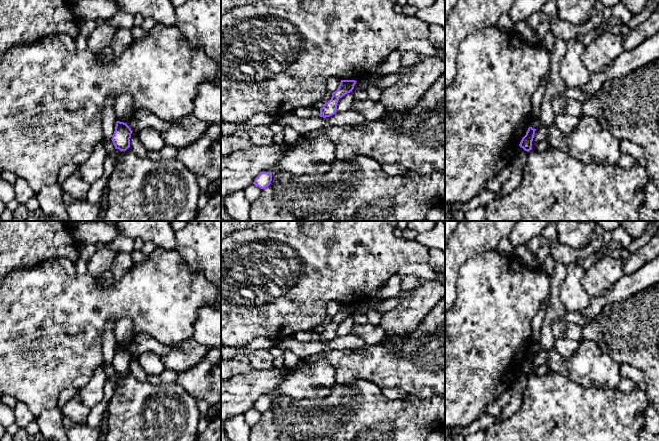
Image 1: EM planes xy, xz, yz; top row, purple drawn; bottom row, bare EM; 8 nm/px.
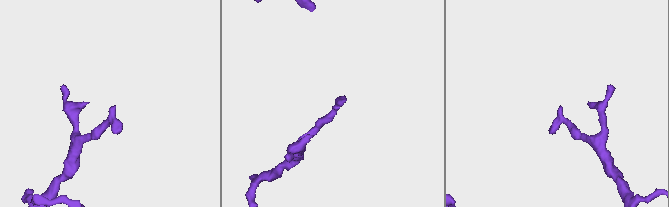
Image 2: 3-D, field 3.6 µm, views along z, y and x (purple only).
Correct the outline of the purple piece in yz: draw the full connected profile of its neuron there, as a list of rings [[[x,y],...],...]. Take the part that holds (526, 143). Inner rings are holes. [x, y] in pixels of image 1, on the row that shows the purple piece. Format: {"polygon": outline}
{"polygon": [[[529,127],[526,132],[526,135],[522,138],[522,140],[519,144],[519,146],[527,152],[532,150],[532,141],[533,141],[534,135],[535,135],[535,131],[536,131],[536,129]]]}

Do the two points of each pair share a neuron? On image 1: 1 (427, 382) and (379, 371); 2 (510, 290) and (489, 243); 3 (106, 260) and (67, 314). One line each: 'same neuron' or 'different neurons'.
1: same neuron
2: different neurons
3: different neurons

